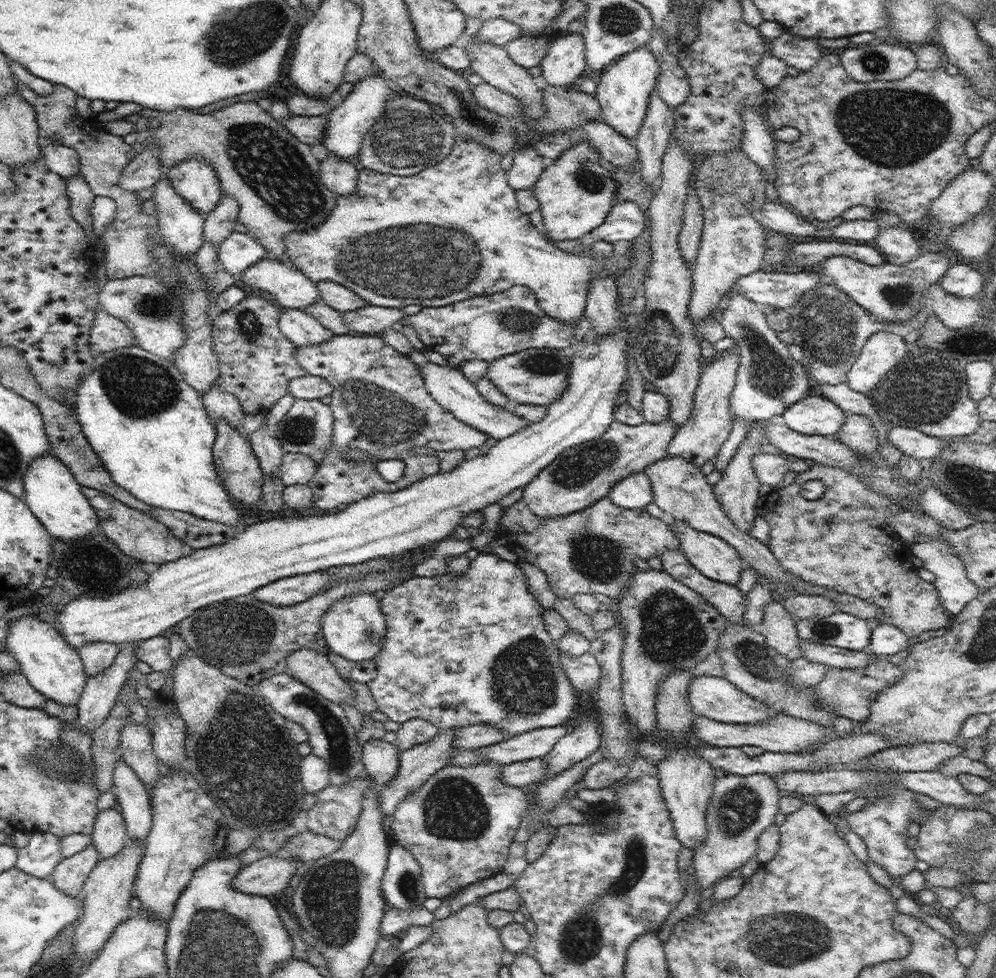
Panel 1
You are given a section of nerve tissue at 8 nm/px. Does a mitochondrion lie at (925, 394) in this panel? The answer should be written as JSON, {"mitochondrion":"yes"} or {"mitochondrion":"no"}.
{"mitochondrion":"yes"}

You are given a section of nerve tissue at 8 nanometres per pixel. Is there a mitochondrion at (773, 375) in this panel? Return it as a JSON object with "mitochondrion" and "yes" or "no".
{"mitochondrion":"yes"}

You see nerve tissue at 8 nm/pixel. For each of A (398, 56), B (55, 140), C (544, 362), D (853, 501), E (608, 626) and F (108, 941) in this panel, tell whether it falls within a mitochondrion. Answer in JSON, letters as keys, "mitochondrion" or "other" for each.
{"A":"other","B":"other","C":"mitochondrion","D":"mitochondrion","E":"other","F":"other"}

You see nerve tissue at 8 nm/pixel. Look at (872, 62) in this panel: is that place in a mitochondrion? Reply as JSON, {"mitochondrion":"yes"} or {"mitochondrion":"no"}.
{"mitochondrion":"yes"}

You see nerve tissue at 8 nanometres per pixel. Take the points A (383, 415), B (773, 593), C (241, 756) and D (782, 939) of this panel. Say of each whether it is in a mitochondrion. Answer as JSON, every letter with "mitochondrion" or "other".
{"A":"mitochondrion","B":"other","C":"mitochondrion","D":"mitochondrion"}

